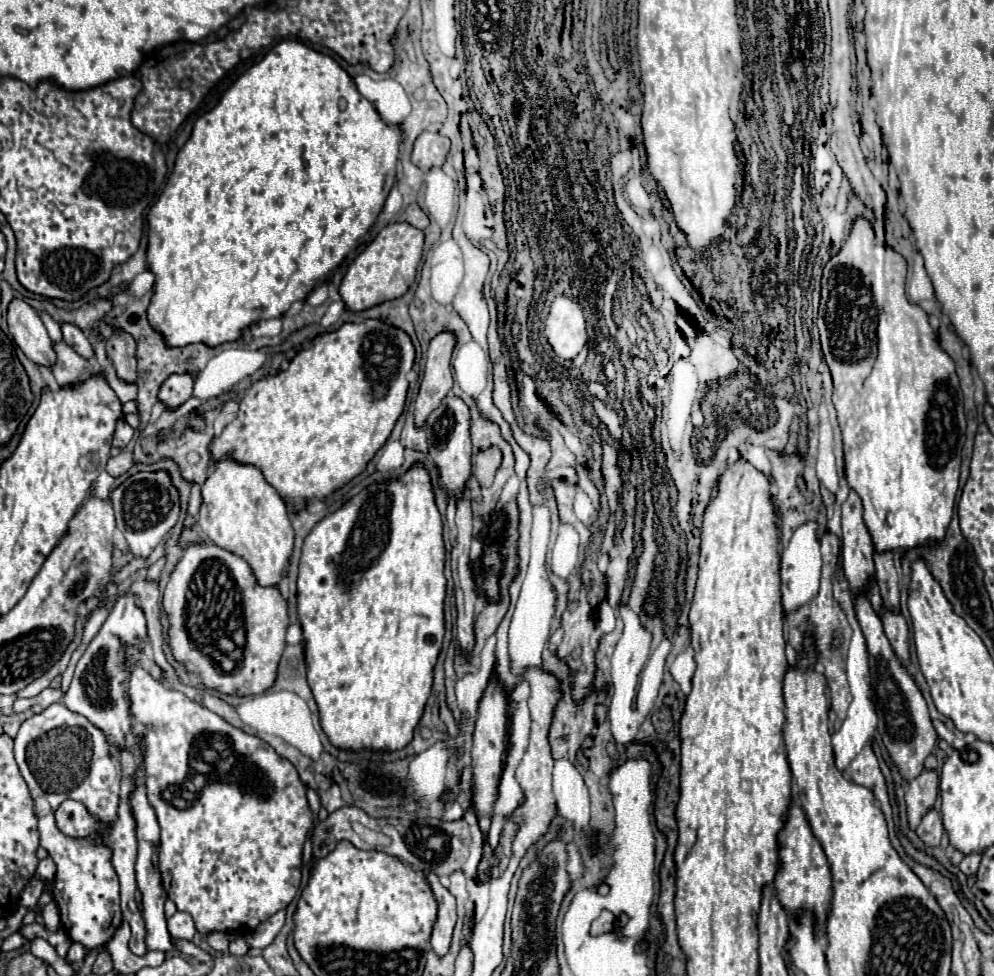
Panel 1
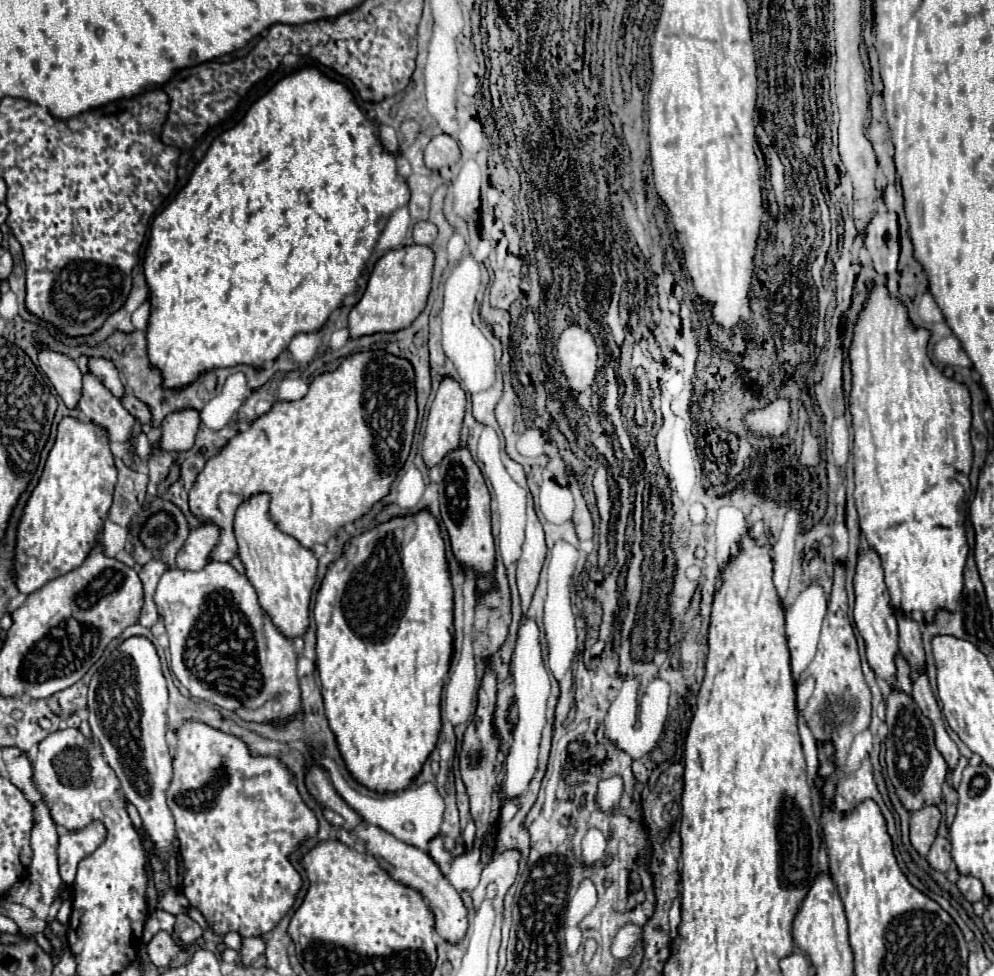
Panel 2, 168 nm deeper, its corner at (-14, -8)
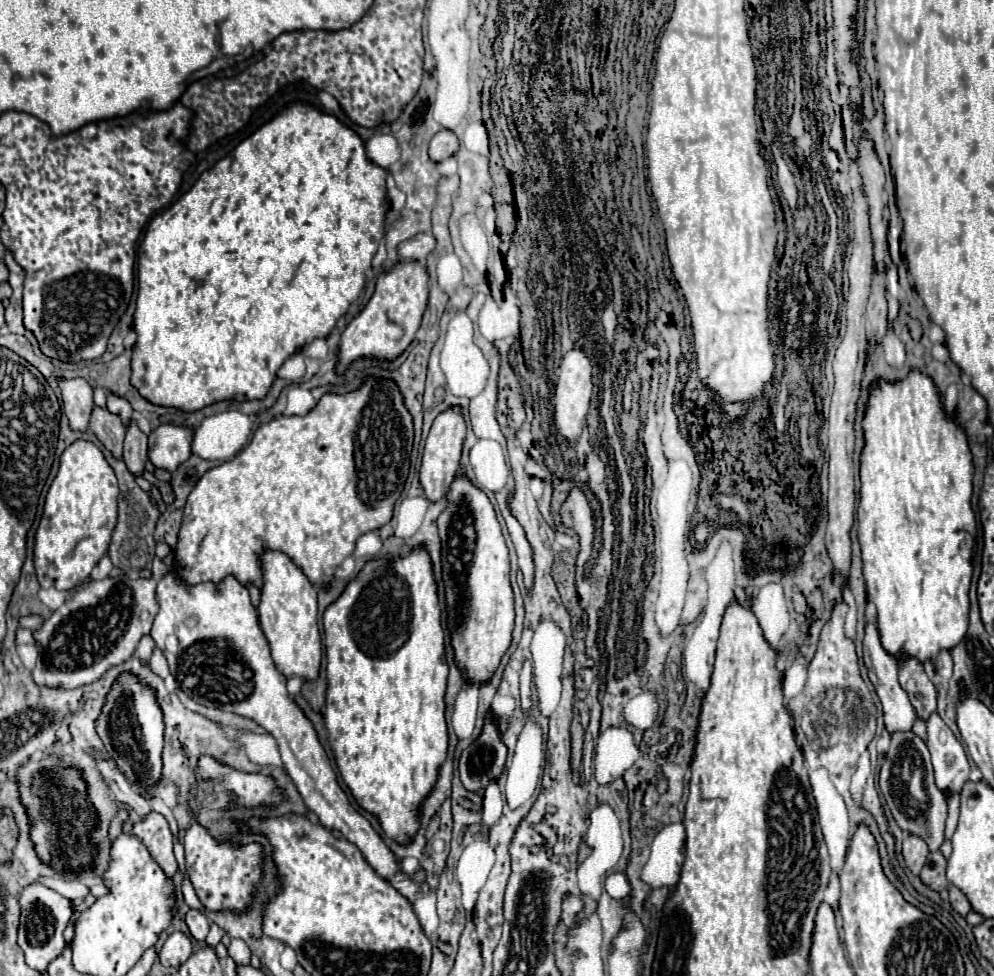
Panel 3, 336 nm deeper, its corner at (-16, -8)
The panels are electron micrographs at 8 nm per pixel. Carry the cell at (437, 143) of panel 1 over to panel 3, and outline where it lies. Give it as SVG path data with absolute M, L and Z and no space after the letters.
M440 130L432 140L430 140L430 160L442 162L450 156L454 156L458 150L458 138L450 130Z

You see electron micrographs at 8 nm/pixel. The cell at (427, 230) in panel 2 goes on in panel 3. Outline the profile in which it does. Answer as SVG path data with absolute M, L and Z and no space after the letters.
M420 232L420 234L416 234L414 238L402 242L402 244L398 246L398 254L400 254L402 258L422 262L422 260L426 260L426 256L434 250L434 246L436 246L436 238L432 236L432 232Z

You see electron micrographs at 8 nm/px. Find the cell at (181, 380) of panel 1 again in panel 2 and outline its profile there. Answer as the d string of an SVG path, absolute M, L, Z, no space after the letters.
M182 410L168 414L162 420L160 448L166 452L186 452L194 446L196 432L200 428L200 414L196 410Z

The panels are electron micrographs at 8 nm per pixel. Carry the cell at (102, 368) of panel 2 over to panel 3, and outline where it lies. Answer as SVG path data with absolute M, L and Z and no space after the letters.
M106 392L106 408L108 408L110 412L118 414L124 424L128 424L130 418L132 418L132 406L130 406L130 402L124 400L122 396L114 394L114 392Z

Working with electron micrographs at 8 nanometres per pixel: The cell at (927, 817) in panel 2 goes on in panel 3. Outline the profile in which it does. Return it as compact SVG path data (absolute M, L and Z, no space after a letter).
M910 834L910 836L904 838L902 854L904 854L904 860L906 860L908 868L914 874L920 874L920 870L922 870L922 866L926 862L926 856L930 854L930 850L928 850L928 844L924 842L924 838L920 838L916 834Z

